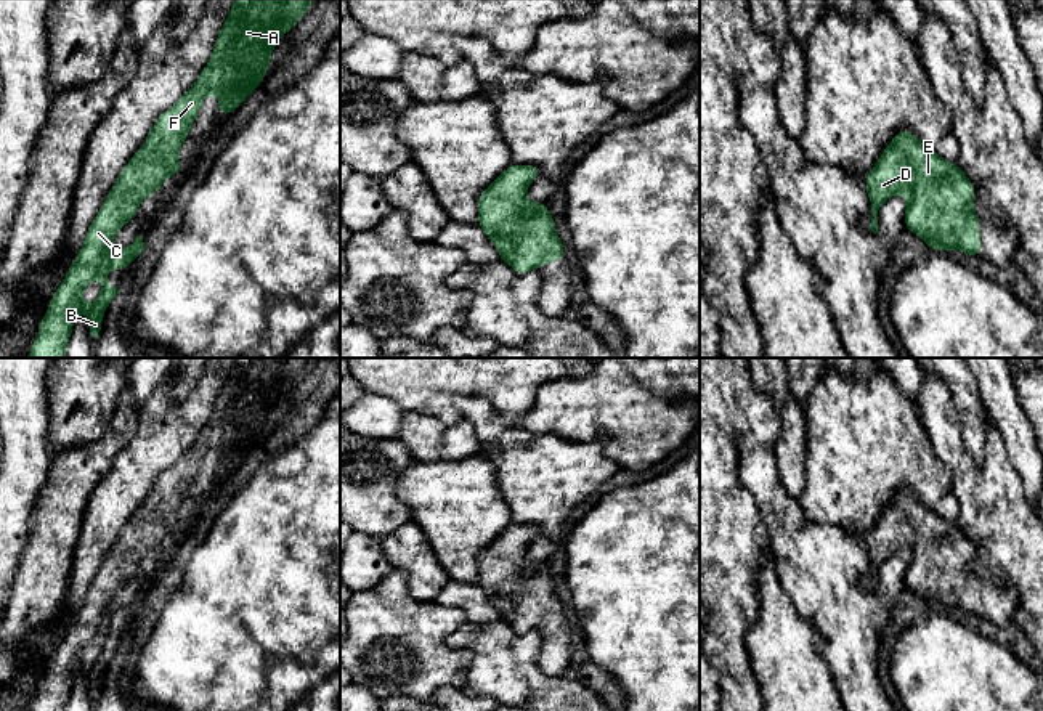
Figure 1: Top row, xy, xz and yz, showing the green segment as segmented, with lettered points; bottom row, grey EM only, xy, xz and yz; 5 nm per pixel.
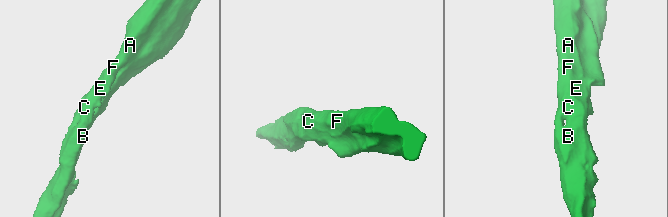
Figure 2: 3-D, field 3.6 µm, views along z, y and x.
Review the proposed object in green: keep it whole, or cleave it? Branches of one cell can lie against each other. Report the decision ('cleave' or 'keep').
keep

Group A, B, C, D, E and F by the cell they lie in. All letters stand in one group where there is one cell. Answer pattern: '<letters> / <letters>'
A B C D E F

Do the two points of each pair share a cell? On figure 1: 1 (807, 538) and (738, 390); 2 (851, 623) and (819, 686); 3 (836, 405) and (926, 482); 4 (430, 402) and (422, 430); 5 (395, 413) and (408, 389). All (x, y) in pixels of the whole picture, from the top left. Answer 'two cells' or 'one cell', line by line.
1: two cells
2: two cells
3: one cell
4: two cells
5: two cells

